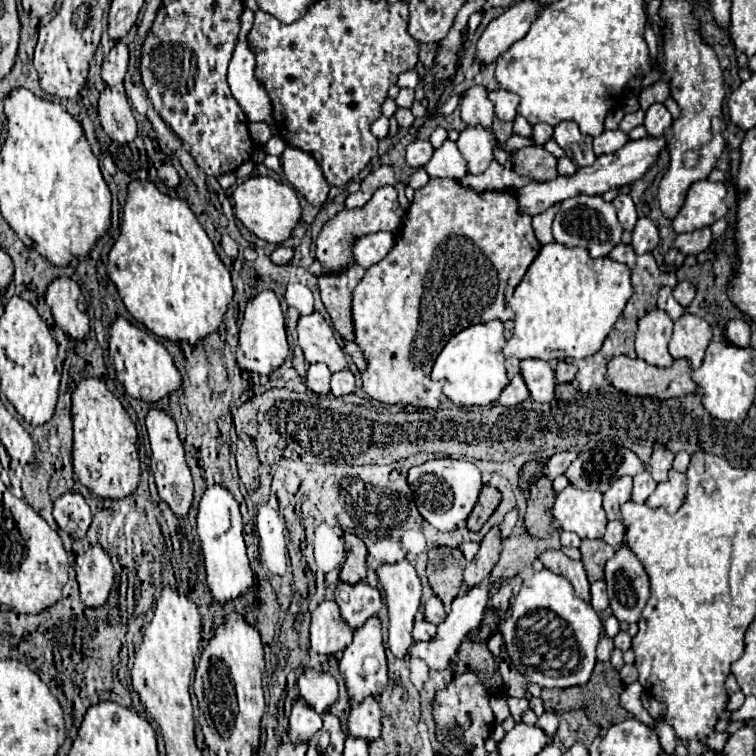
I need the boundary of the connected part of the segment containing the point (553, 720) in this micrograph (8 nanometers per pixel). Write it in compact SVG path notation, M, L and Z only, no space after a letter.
M546 710L546 712L538 718L538 726L540 726L546 734L554 736L554 734L556 734L556 728L558 728L558 714L552 712L552 710Z

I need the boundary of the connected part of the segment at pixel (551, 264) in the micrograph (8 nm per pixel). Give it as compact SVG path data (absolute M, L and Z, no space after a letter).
M558 242L542 246L540 254L530 264L522 282L516 286L508 300L514 310L514 336L504 346L506 358L540 358L540 360L566 360L566 358L588 358L596 354L612 330L614 322L622 314L624 306L632 298L632 272L622 262L608 256L592 258L582 246L568 248Z

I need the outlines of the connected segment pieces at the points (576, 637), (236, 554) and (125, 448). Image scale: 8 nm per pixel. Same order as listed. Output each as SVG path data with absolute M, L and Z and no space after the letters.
M544 568L524 580L520 592L514 596L512 614L500 624L500 632L512 664L528 682L536 682L542 688L568 688L588 682L596 664L596 644L600 640L602 622L596 610L574 592L568 578Z
M222 484L208 486L202 494L196 522L198 522L198 536L202 542L206 580L210 592L214 600L226 604L228 600L240 596L242 592L248 592L250 586L254 586L256 582L246 556L246 544L242 538L242 516L236 498Z
M84 378L72 392L72 424L74 424L74 474L88 490L102 498L126 498L140 482L140 462L138 462L138 432L122 402L106 388L98 378Z

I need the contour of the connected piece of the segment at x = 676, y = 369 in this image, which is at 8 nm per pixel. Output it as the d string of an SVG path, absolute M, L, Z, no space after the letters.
M616 356L608 362L608 370L606 370L606 380L608 384L616 386L616 390L626 392L626 394L634 394L634 396L658 396L658 398L680 398L686 394L696 392L696 384L690 378L690 368L688 368L688 360L686 358L678 358L674 360L674 364L670 368L658 368L658 366L650 366L640 358L628 358L628 356Z

